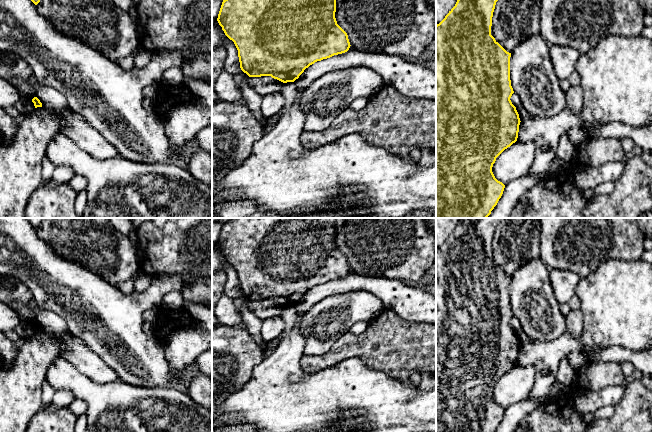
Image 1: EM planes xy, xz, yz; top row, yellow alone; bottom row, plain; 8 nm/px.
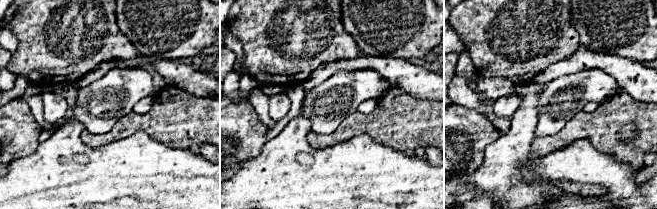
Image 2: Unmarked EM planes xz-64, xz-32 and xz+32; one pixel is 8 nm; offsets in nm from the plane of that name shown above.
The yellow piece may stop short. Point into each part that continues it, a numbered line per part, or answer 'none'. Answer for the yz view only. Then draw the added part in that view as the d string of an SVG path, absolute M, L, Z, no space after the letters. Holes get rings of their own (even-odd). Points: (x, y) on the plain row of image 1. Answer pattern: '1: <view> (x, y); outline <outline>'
none

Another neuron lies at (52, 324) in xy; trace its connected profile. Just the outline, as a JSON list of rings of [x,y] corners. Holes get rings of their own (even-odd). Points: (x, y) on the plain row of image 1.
[[[38,306],[33,311],[36,315],[36,321],[46,334],[56,338],[61,334],[68,333],[68,326],[63,317],[51,311],[40,309]]]

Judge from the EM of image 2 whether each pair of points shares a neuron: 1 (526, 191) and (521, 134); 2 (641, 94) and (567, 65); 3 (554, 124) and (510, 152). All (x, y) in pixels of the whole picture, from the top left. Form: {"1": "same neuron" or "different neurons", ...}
{"1": "same neuron", "2": "same neuron", "3": "different neurons"}

